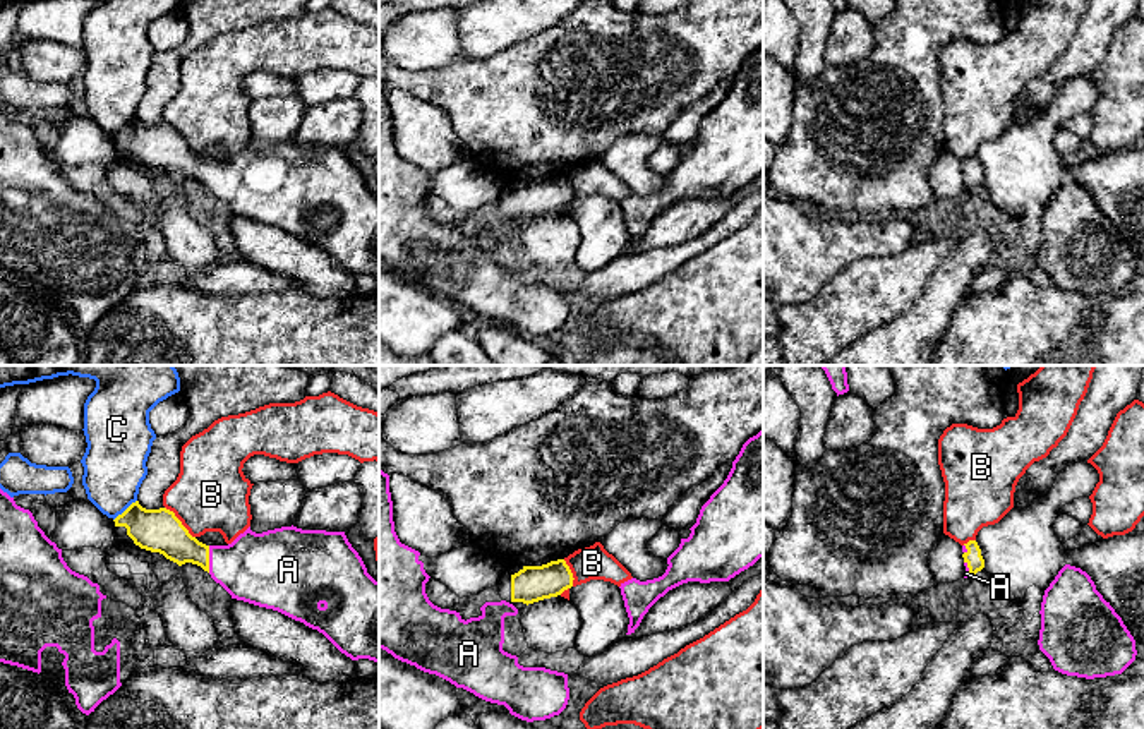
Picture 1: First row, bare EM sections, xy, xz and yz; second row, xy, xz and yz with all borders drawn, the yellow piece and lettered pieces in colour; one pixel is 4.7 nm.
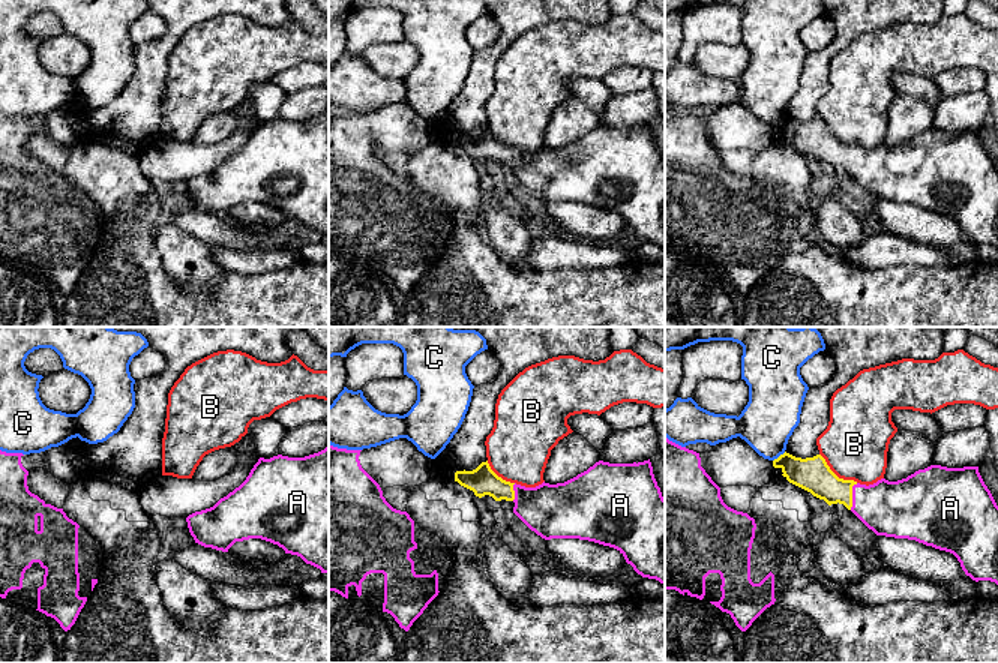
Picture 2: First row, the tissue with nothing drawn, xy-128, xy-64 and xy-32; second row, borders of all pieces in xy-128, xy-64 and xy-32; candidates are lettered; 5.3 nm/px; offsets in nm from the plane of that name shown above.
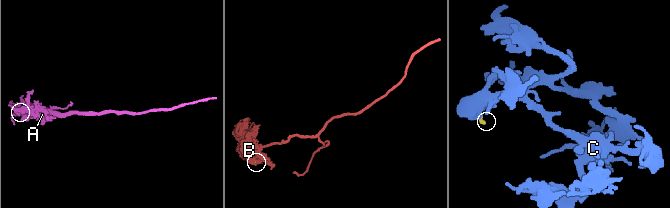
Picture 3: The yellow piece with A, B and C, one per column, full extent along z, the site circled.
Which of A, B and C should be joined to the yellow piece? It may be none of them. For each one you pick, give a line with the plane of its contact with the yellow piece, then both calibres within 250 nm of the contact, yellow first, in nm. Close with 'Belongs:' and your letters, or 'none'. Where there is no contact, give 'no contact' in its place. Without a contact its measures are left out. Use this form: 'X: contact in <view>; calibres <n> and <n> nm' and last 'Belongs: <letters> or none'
A: contact in xy; calibres 190 and 340 nm
Belongs: A

